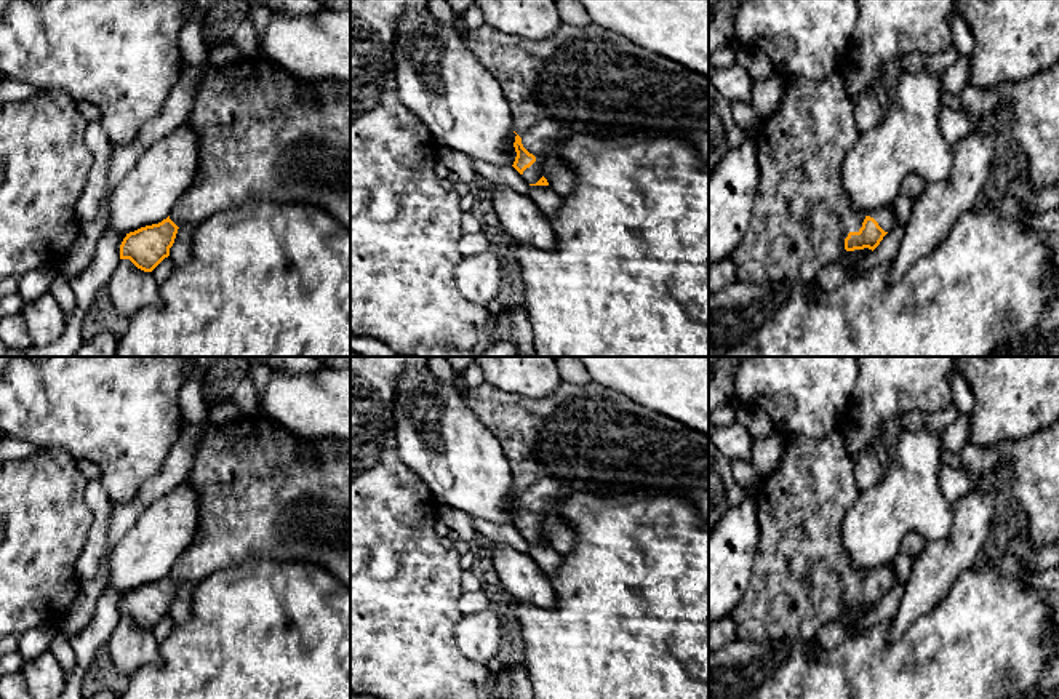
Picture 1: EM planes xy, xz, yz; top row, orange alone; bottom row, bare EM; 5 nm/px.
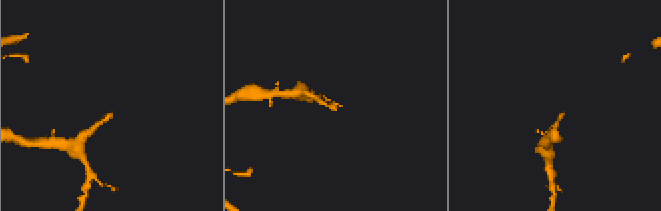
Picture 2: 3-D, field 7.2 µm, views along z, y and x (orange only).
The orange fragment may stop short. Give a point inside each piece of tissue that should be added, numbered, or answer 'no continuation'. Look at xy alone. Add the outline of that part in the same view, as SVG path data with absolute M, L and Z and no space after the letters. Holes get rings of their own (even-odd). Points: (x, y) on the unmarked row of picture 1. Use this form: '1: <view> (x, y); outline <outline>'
1: xy (264, 495); outline M258 413L253 416L245 416L234 422L218 425L206 421L206 427L200 433L197 449L194 454L194 469L184 478L197 493L198 504L198 523L197 533L190 545L181 553L170 571L170 577L178 584L198 584L208 576L221 569L234 569L246 561L253 560L275 560L275 561L302 561L309 565L320 566L326 574L336 577L344 585L350 587L350 441L334 437L318 438L318 440L301 440L293 435L280 422Z

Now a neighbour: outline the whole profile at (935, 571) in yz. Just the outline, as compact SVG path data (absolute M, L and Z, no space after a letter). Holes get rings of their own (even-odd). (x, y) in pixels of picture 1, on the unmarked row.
M979 485L953 504L953 531L947 539L926 541L913 560L904 595L891 619L889 640L901 638L952 590L958 576L974 566L993 534L997 493Z

